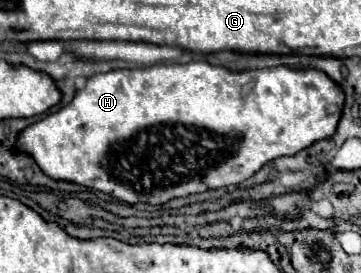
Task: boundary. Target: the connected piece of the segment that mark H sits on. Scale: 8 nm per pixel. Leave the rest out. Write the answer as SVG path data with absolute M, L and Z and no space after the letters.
M190 61L190 63L158 63L152 67L140 67L140 69L118 69L110 73L98 73L88 79L86 87L76 93L76 97L64 105L62 109L46 115L38 123L26 127L20 131L16 149L24 151L34 157L34 161L40 165L40 169L52 177L52 179L66 179L72 183L80 183L88 189L98 189L108 195L114 195L116 199L124 203L152 203L152 205L162 205L174 197L186 197L192 193L202 193L206 189L218 189L224 185L236 185L254 175L264 163L282 157L282 155L294 155L300 149L310 147L318 139L326 139L334 133L340 113L342 113L342 103L344 103L344 93L336 89L336 83L326 75L316 69L306 69L306 71L294 71L284 65L280 67L270 67L270 69L256 69L256 71L242 71L242 73L232 73L224 67L210 65L206 61Z

